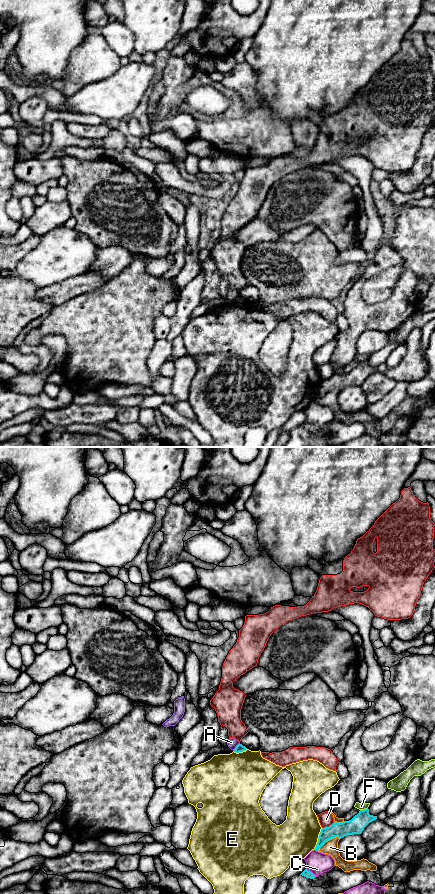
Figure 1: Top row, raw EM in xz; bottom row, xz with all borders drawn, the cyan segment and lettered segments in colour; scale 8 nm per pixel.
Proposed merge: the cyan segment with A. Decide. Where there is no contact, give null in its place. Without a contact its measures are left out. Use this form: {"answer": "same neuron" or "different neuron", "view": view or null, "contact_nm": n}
{"answer": "different neuron", "view": "xz", "contact_nm": 80}

